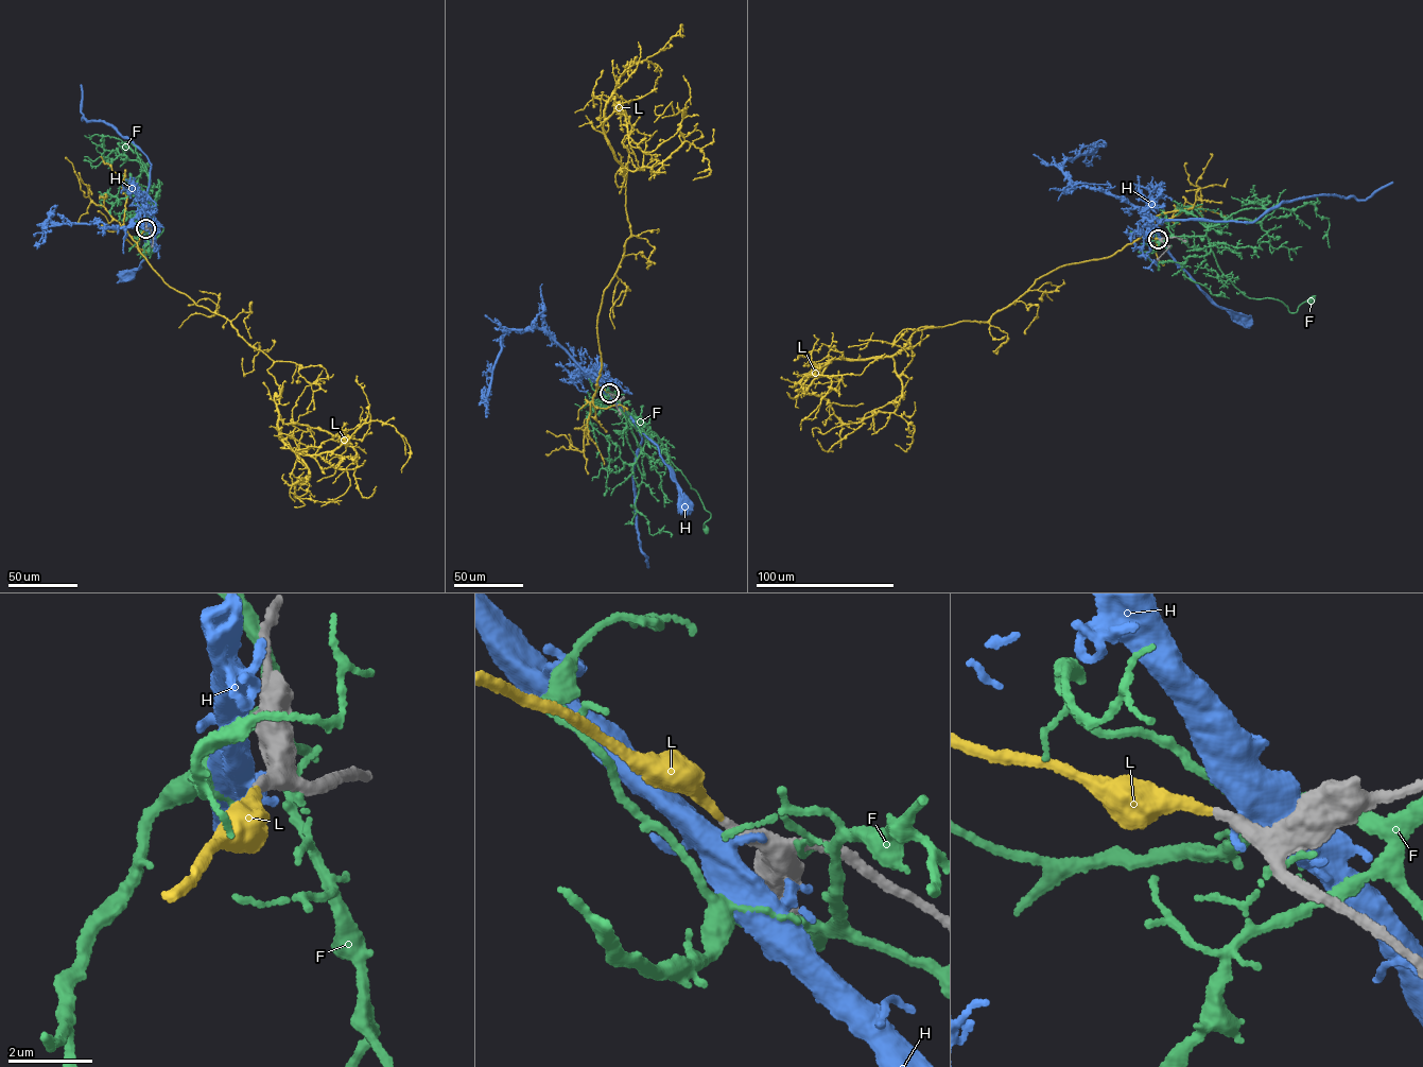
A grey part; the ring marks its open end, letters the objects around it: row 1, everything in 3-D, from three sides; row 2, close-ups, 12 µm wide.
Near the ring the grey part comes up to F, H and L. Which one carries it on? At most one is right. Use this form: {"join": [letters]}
{"join": ["L"]}

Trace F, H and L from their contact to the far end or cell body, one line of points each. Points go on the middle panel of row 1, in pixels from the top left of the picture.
F: (611, 394), (611, 401), (662, 451), (695, 491), (710, 514), (706, 529)
H: (609, 393), (655, 443), (664, 462), (672, 468), (682, 506)
L: (609, 393), (596, 388), (597, 316), (630, 230), (604, 109), (630, 62), (659, 51), (680, 26), (682, 37)

